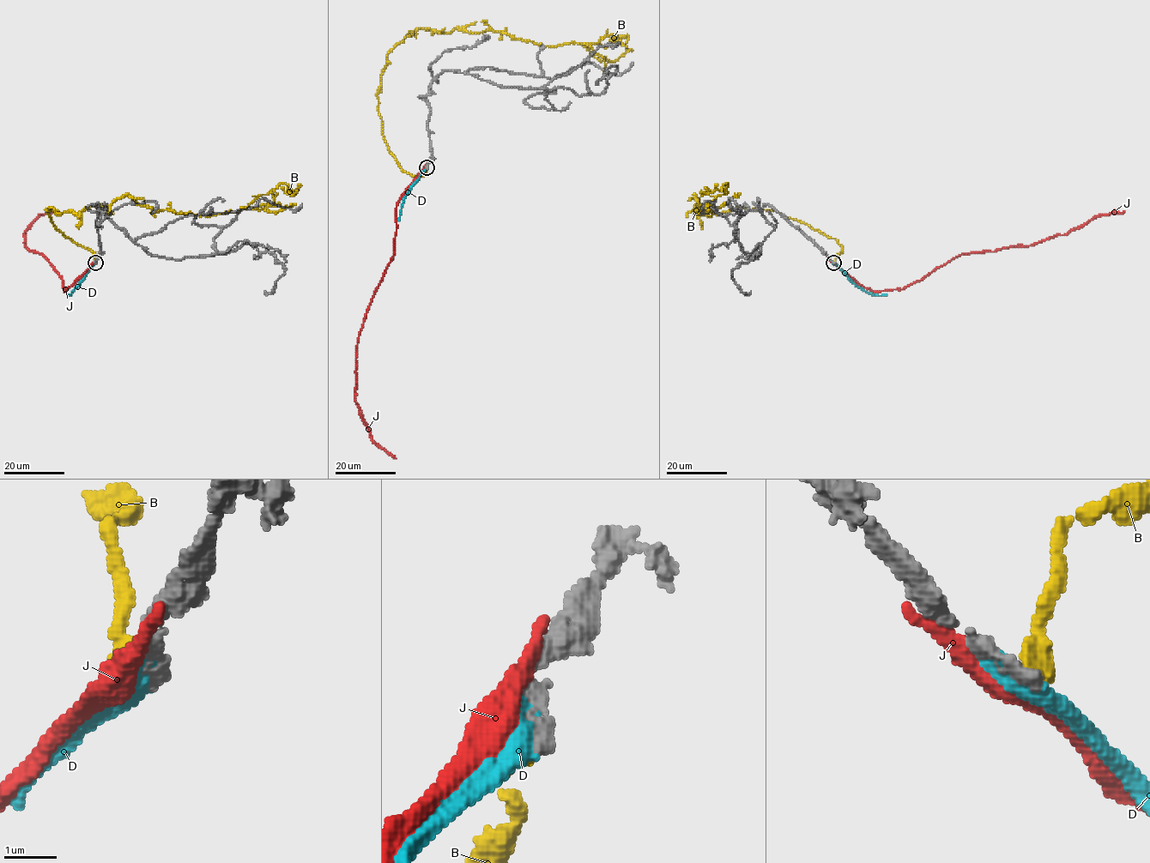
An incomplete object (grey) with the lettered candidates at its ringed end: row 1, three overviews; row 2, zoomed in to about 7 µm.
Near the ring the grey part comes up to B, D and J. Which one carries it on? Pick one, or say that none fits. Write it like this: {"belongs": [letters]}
{"belongs": ["D"]}

